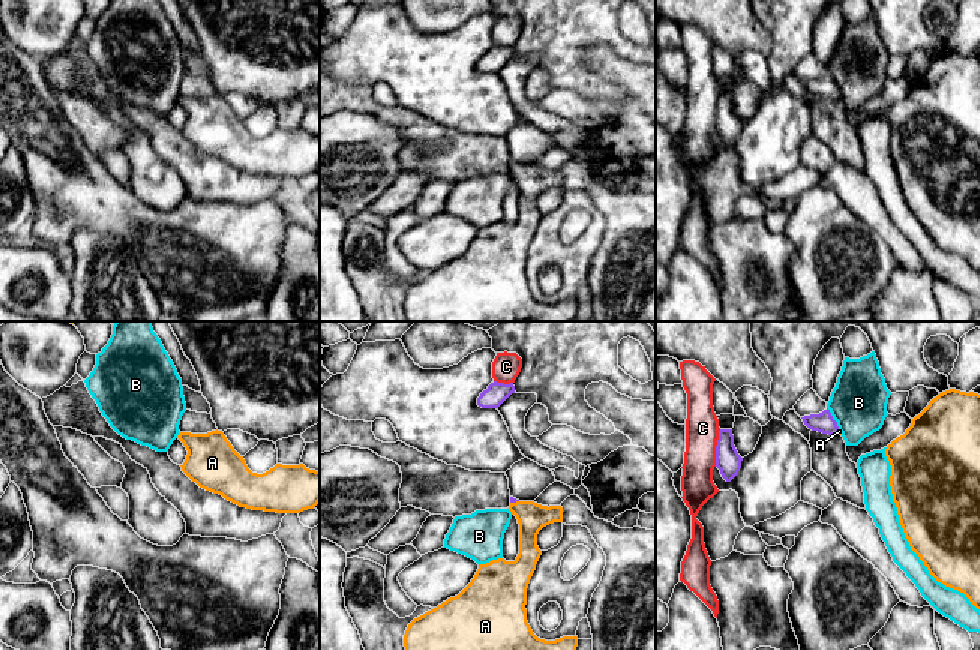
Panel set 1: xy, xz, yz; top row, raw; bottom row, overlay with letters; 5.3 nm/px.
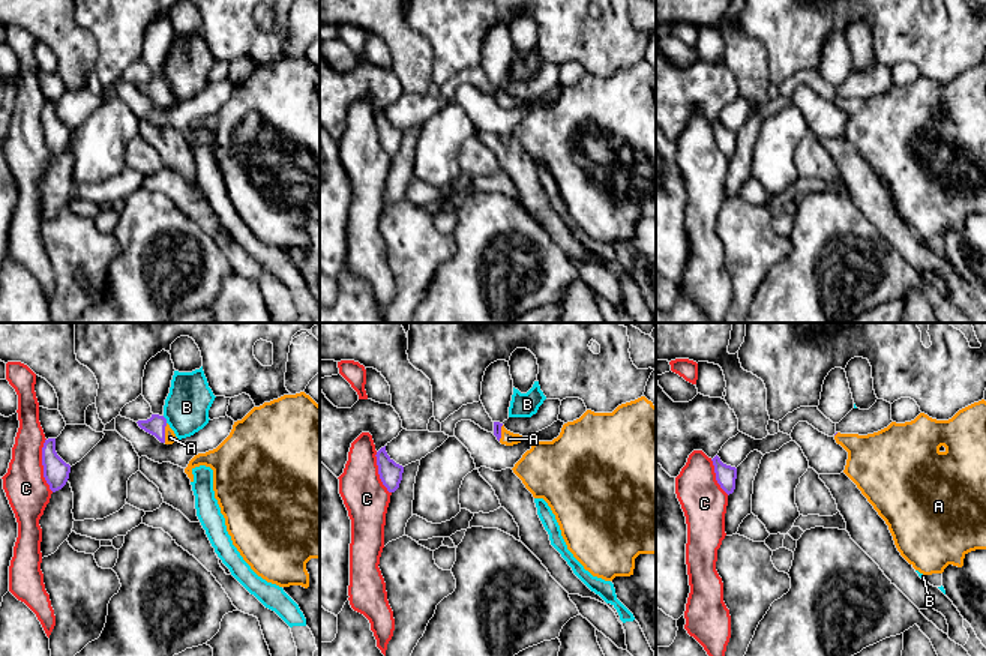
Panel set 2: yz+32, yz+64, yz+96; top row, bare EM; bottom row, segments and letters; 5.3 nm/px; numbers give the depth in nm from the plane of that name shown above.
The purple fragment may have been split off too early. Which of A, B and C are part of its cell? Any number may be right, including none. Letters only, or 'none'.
A

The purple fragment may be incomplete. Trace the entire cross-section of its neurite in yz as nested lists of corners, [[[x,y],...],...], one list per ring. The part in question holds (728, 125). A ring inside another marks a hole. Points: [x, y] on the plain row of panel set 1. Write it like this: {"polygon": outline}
{"polygon": [[[720,93],[716,110],[716,131],[726,146],[731,146],[738,138],[741,125],[743,122],[734,110],[732,93]]]}

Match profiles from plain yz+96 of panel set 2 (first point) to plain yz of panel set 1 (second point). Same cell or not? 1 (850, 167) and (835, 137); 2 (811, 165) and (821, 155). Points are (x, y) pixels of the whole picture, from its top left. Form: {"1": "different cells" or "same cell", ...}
{"1": "same cell", "2": "same cell"}

